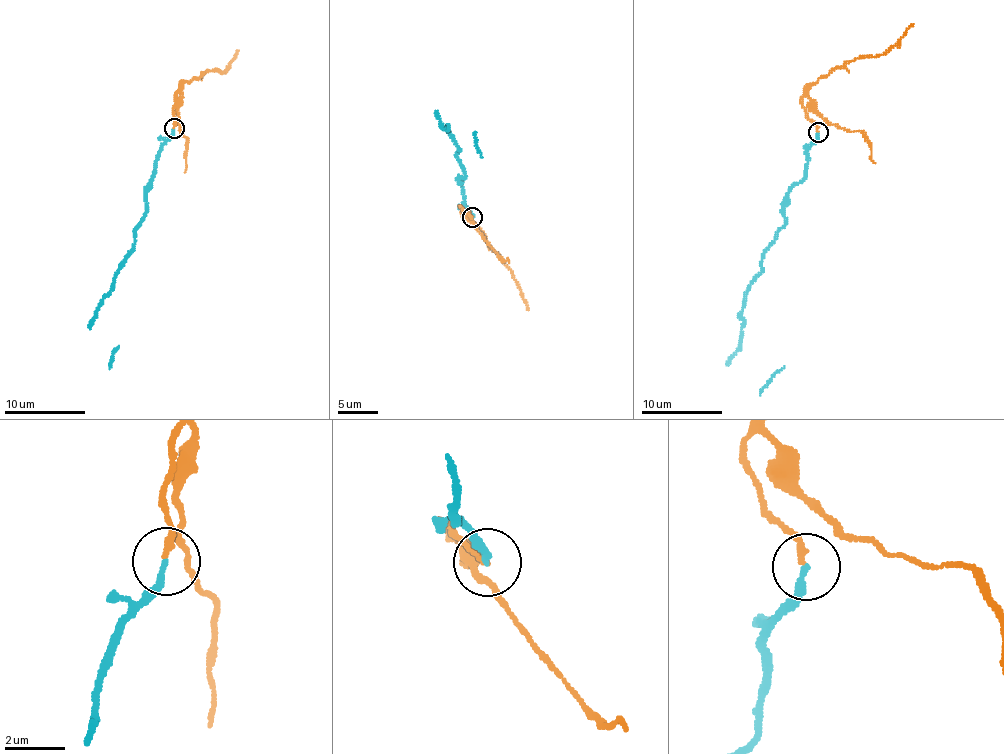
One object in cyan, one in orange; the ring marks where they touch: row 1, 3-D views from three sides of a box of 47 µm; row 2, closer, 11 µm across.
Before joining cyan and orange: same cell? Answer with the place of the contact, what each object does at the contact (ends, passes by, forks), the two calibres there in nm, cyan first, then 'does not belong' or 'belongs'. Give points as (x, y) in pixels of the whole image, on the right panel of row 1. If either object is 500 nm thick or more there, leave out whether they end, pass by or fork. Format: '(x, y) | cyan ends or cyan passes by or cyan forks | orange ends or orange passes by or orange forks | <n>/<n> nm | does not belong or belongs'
(818, 132) | cyan ends | orange ends | 190/200 nm | does not belong

